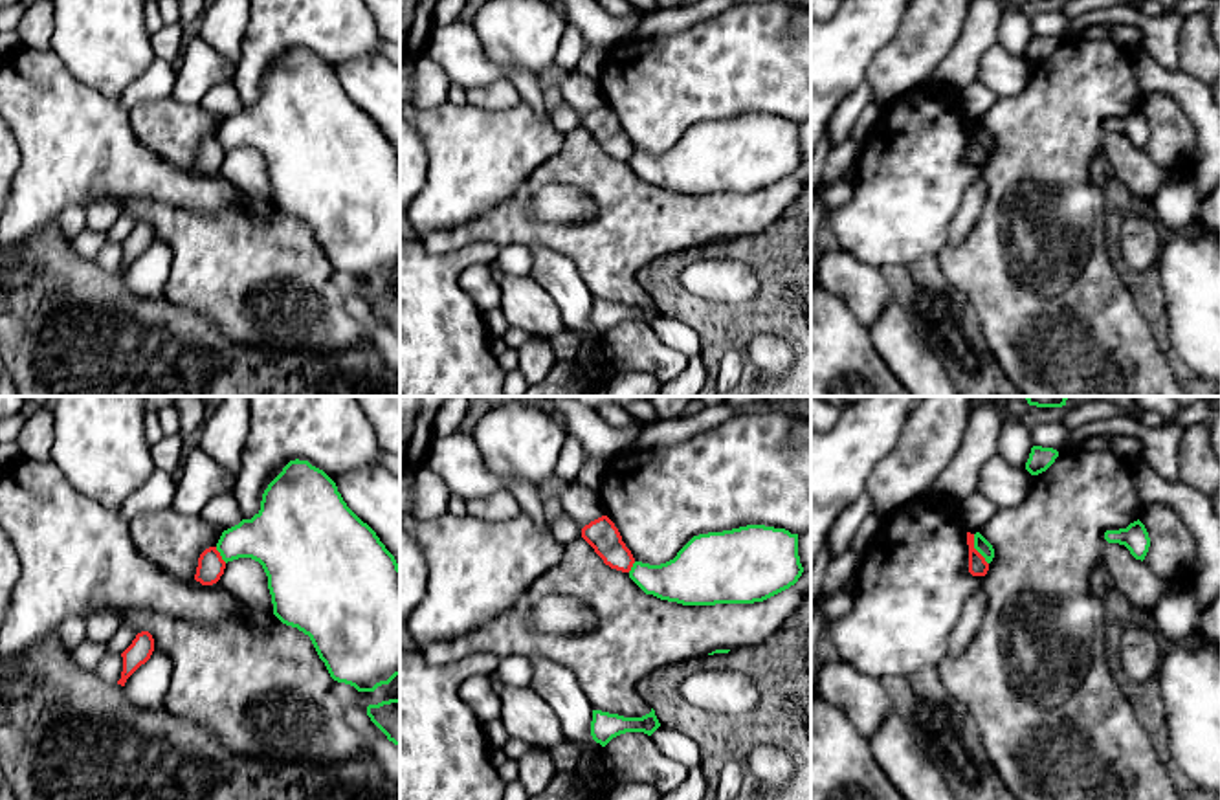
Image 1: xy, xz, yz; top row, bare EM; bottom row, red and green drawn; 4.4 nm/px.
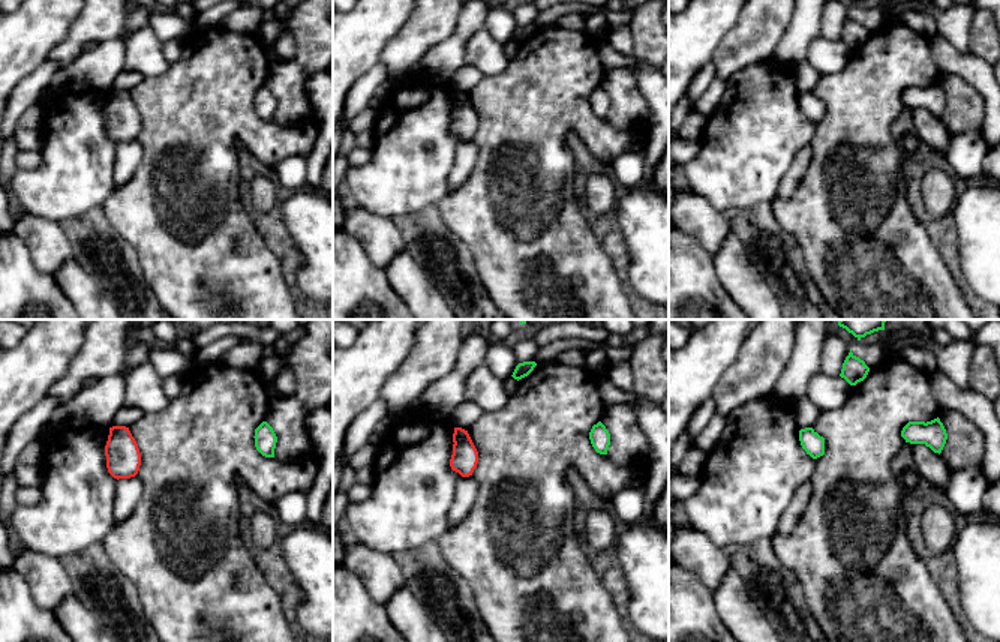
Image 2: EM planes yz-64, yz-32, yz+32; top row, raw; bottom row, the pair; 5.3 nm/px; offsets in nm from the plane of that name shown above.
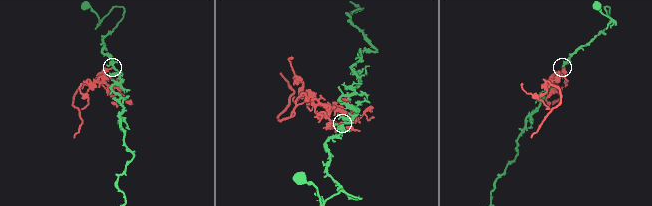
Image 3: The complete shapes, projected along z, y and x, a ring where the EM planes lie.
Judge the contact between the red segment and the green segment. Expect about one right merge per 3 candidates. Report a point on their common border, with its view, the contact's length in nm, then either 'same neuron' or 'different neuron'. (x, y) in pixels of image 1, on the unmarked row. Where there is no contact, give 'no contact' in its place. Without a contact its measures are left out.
yz (975, 138) | 150 nm | different neuron

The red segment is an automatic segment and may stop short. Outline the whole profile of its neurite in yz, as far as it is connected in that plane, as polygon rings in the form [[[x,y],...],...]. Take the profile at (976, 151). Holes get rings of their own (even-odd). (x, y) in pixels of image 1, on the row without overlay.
[[[967,121],[969,134],[969,161],[972,165],[985,165],[989,160],[989,152],[985,147],[974,138],[974,123]]]

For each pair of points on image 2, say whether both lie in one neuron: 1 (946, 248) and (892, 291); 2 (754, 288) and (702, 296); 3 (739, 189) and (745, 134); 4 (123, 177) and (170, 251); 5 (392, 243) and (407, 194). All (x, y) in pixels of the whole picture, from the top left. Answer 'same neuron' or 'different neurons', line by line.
1: different neurons
2: different neurons
3: same neuron
4: different neurons
5: different neurons

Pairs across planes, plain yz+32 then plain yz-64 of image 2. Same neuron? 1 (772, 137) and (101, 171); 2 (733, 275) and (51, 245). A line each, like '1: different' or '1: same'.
1: same
2: different

